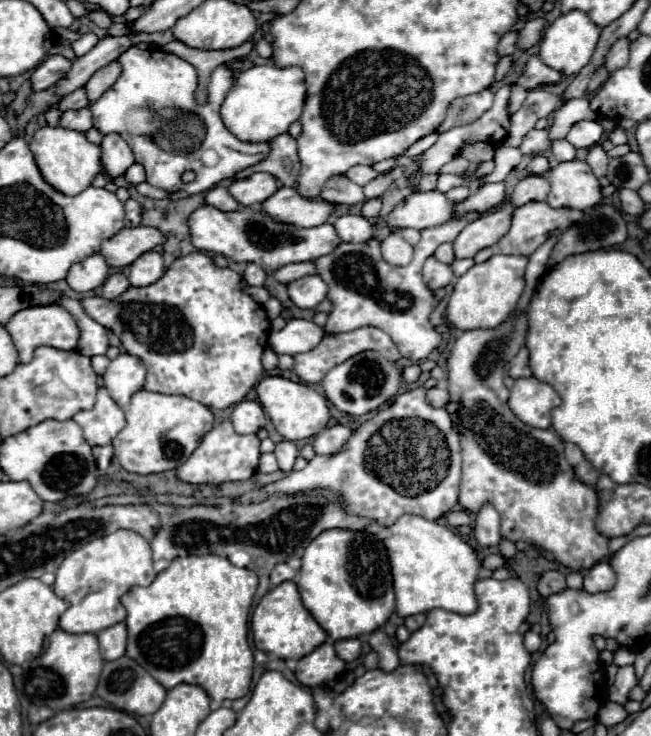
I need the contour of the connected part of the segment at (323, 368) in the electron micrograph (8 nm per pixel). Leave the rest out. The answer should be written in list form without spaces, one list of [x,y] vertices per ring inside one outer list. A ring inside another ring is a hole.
[[[358,328],[358,330],[352,330],[352,332],[342,332],[342,334],[326,334],[322,338],[322,342],[314,348],[314,350],[308,350],[304,354],[296,354],[294,356],[294,372],[298,374],[298,378],[306,384],[316,384],[320,382],[336,364],[342,364],[344,360],[352,358],[354,354],[360,354],[362,350],[378,350],[384,358],[390,358],[392,362],[396,362],[400,358],[400,352],[398,348],[394,346],[392,338],[384,332],[384,330],[378,330],[378,328]]]

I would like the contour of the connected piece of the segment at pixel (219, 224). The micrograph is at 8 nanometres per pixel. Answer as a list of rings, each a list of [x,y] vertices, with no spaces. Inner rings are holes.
[[[204,204],[190,214],[190,240],[202,252],[222,254],[234,262],[254,262],[266,274],[274,274],[278,268],[292,262],[316,260],[324,254],[330,254],[342,242],[330,222],[324,222],[316,228],[296,228],[274,222],[272,218],[262,214],[260,208],[262,206],[256,204],[248,208],[242,206],[234,212],[222,212],[214,206]]]

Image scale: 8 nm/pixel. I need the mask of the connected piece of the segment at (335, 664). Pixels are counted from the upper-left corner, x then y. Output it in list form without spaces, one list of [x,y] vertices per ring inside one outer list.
[[[324,642],[312,654],[298,660],[296,678],[302,686],[312,688],[312,686],[326,684],[328,680],[340,676],[344,666],[346,666],[346,662],[342,662],[336,656],[332,642]]]

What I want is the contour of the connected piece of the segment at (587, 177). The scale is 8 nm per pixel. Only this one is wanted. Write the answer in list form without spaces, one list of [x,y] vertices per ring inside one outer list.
[[[580,160],[562,162],[548,174],[550,194],[548,204],[552,208],[586,210],[602,200],[598,178],[594,178],[590,166]]]

